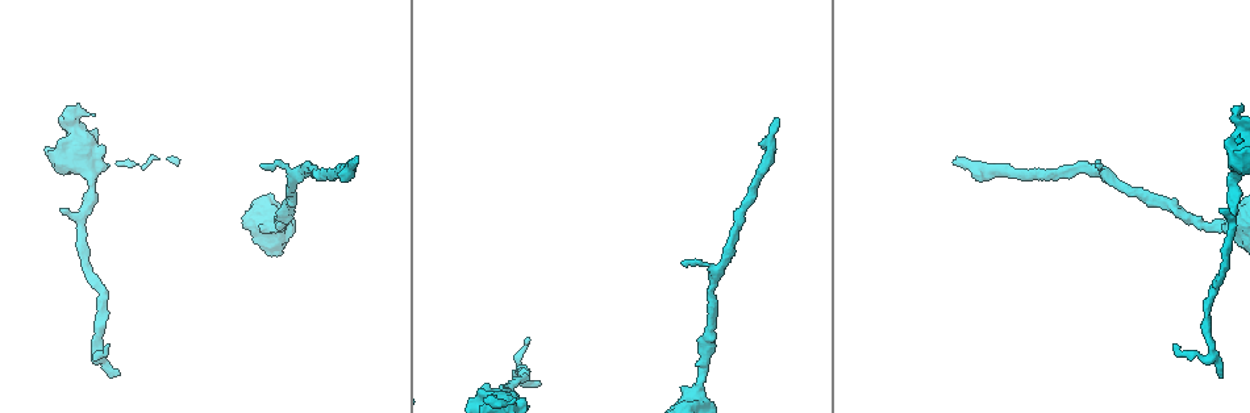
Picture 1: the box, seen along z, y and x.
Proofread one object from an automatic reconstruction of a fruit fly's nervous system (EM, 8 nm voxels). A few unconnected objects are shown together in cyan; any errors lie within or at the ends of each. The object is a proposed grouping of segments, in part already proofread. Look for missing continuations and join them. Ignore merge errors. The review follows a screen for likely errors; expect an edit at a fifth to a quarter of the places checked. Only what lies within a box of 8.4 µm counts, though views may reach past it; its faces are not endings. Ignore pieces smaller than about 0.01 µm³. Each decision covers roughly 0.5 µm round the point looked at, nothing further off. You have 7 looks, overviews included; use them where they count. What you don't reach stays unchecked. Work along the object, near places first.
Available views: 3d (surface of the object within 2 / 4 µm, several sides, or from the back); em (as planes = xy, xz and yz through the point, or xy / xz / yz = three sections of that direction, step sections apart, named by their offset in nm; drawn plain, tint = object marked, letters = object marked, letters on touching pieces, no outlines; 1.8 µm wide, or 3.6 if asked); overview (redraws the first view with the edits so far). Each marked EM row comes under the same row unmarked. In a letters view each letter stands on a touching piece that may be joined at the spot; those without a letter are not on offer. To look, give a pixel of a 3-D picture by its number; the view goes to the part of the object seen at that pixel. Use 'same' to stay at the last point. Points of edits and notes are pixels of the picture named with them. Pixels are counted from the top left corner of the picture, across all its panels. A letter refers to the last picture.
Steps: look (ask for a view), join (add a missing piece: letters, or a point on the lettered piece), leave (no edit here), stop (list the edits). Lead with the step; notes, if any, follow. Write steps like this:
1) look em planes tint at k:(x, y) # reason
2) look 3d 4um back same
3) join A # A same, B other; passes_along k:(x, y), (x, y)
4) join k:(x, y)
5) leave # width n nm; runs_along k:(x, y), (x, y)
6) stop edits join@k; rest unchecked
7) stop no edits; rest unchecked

look 3d 2um at 1:(355, 160) # end of a long branch

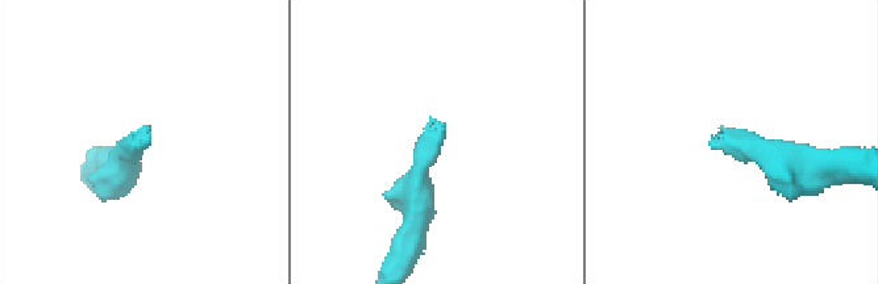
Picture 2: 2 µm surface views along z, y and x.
look em xz step 8 letters at 2:(433, 122)

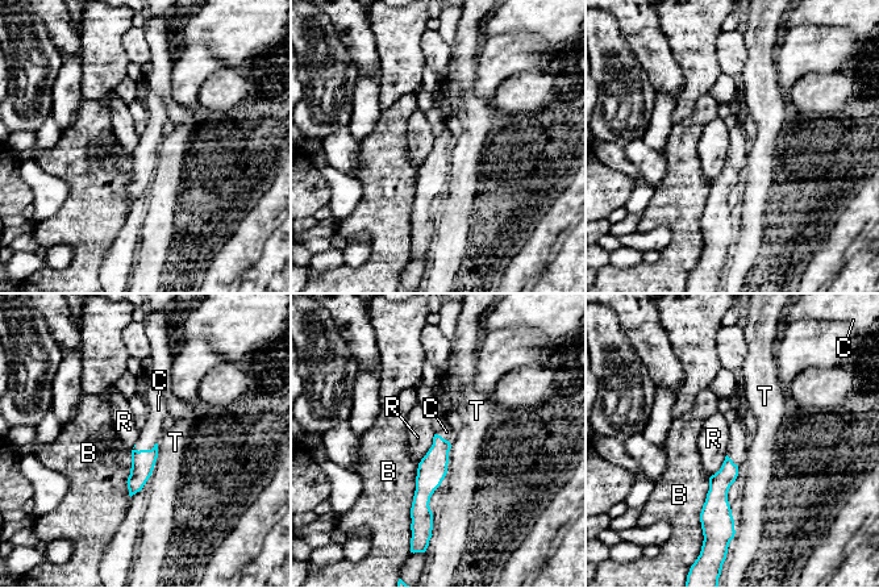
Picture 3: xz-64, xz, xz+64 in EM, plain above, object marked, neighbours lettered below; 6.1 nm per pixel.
look em xy step 4 letters same

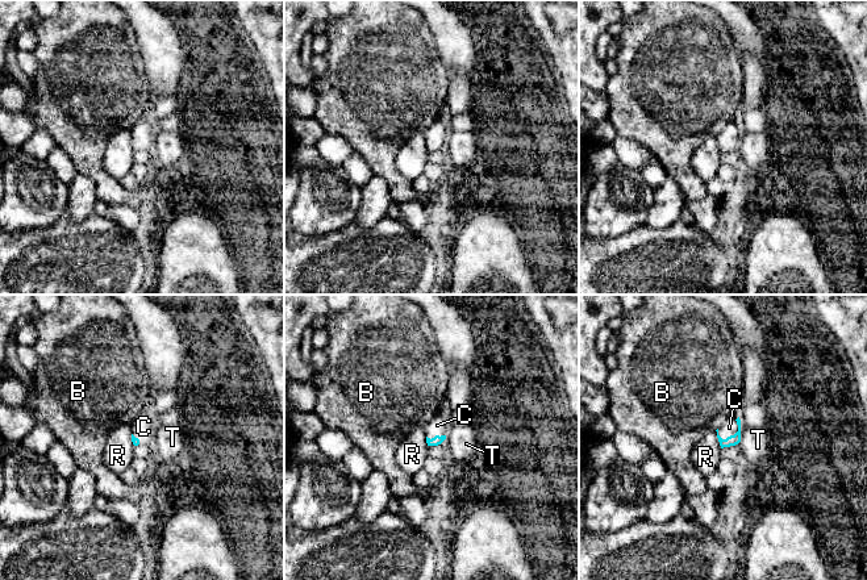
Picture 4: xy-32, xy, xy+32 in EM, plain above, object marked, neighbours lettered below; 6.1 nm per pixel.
join C # B other, C same, R other, T other; passes_along 4:(734, 439), (738, 430), (729, 428); the cell continues

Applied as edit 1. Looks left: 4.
look overview # redraw

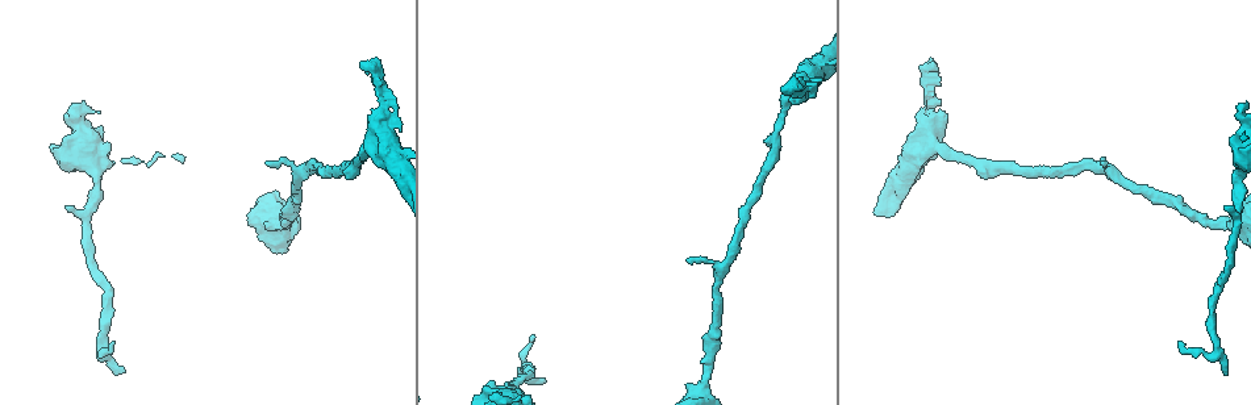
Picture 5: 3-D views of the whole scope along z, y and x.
look em xy step 4 letters at 5:(688, 261) # tapers out

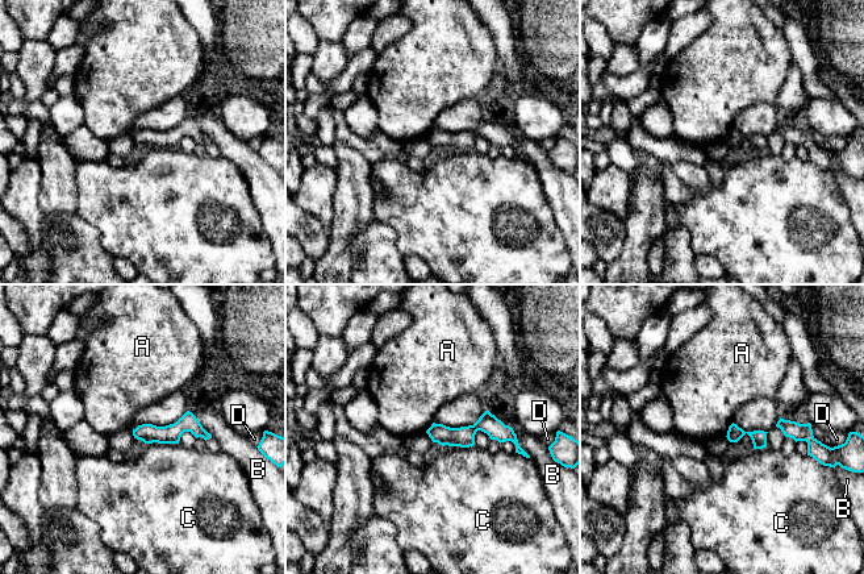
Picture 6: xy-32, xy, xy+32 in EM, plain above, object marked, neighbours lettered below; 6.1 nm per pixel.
look em planes letters same

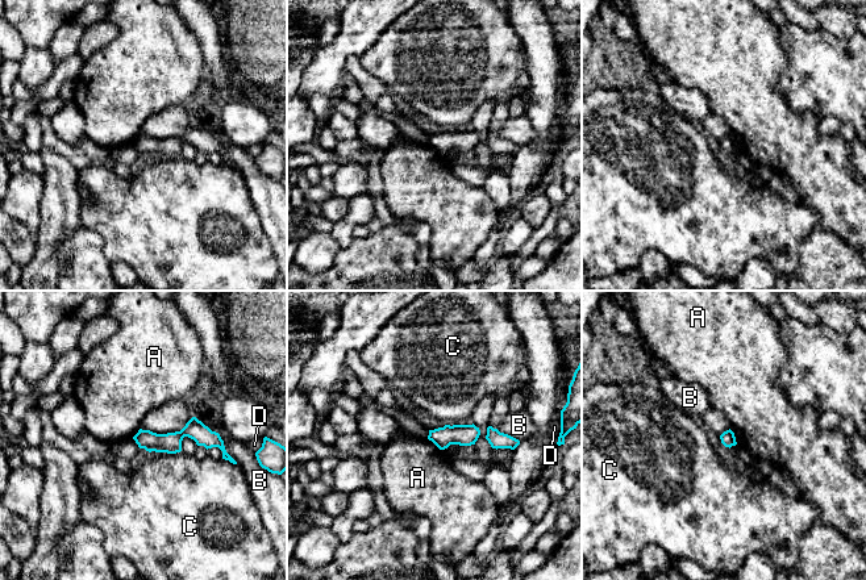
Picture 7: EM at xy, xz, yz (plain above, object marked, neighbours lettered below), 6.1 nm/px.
leave # width 90 nm; longest_contact B 320 nm; A other, B other, C other, D other; none of them fits

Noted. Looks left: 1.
look em planes letters at 5:(545, 382) # tapers out

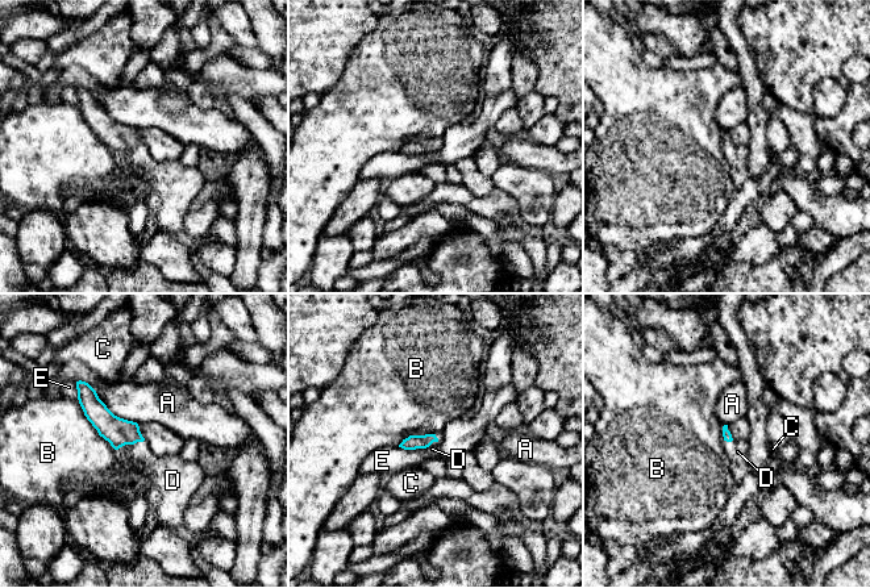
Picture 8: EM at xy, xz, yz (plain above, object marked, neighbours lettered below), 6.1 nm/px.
join D # A other, B other, C other, D same, E other; passes_along 8:(412, 442), (427, 446), (432, 449); it goes on there

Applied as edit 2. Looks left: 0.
stop edits join@4, join@8; rest unchecked

